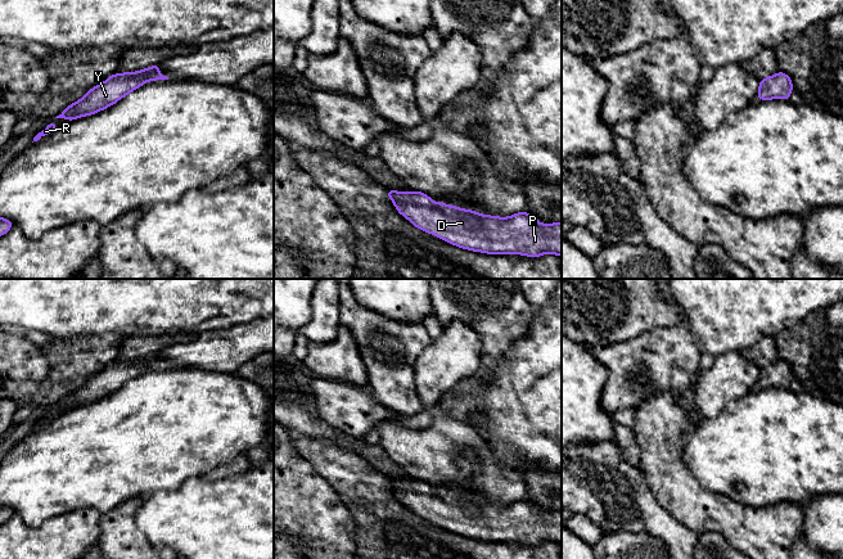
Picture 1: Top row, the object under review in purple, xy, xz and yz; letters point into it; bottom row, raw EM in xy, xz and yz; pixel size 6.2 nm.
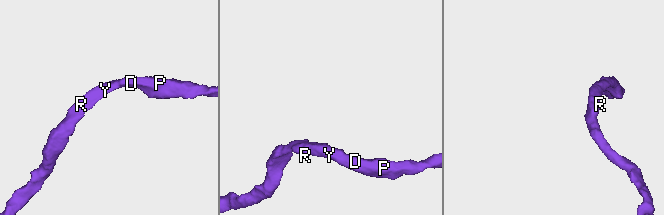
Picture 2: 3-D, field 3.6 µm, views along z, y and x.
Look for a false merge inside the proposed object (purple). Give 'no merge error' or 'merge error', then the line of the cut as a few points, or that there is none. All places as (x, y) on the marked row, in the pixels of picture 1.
no merge error | no cut

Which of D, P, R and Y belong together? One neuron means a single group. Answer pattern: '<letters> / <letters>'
D P R Y

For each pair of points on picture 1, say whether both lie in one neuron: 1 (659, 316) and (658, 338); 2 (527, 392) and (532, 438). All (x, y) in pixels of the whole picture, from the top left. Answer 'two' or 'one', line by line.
1: two
2: one

